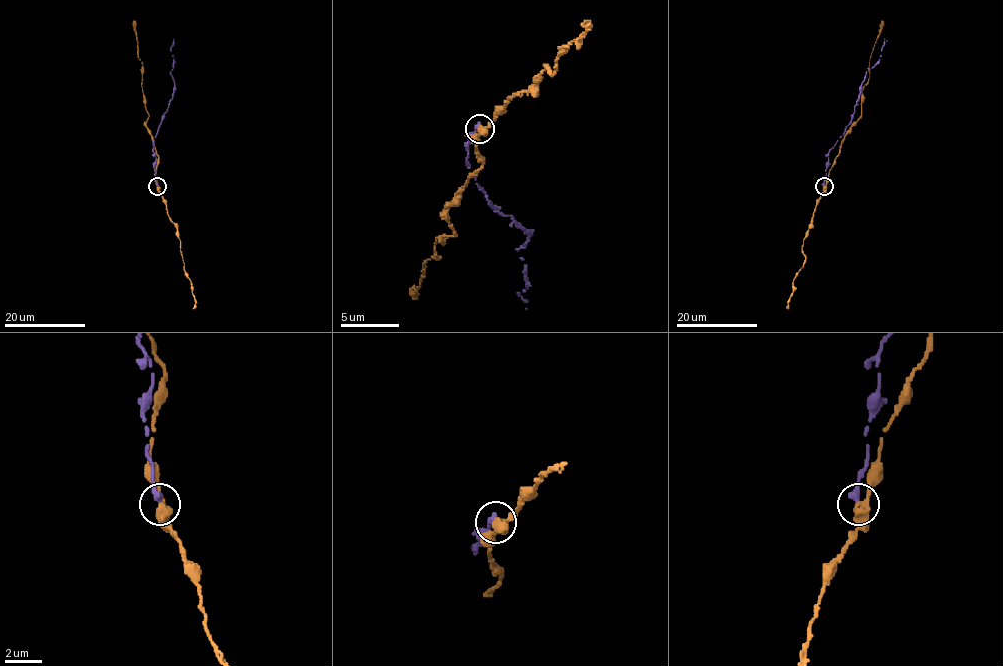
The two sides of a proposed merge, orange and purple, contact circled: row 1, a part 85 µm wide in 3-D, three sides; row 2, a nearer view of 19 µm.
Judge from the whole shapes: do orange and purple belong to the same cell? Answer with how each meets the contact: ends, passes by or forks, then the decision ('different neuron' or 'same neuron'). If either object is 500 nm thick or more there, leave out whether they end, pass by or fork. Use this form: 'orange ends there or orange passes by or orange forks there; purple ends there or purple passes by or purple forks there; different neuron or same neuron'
orange passes by; purple ends there; different neuron

